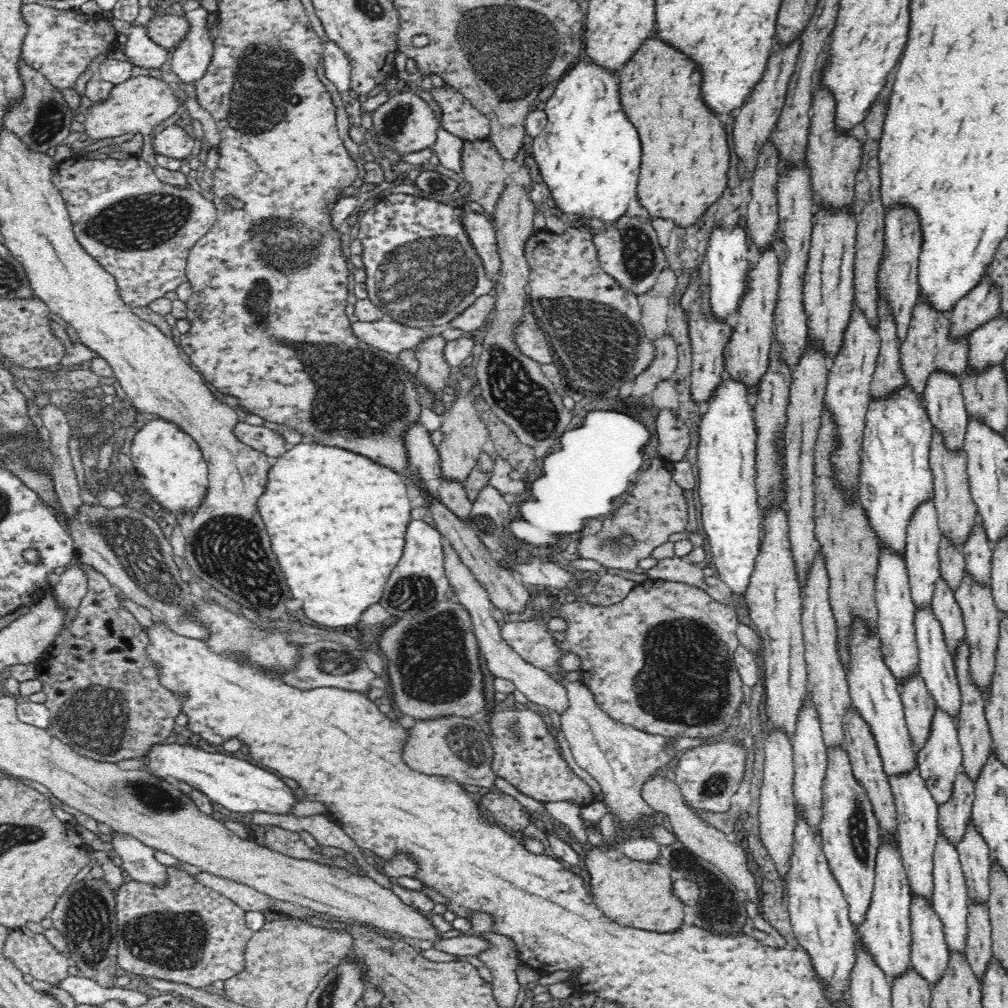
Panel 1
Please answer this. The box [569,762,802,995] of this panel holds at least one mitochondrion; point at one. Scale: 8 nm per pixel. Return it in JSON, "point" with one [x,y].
{"point":[721,913]}

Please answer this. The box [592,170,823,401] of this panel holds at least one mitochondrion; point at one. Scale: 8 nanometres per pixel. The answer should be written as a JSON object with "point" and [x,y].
{"point":[639,252]}

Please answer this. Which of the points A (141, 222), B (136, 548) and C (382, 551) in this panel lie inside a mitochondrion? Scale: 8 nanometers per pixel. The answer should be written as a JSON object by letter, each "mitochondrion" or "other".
{"A":"mitochondrion","B":"mitochondrion","C":"other"}

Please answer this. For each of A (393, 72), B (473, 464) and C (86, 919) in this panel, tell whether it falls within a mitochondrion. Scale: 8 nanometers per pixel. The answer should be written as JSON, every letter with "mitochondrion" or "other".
{"A":"other","B":"other","C":"mitochondrion"}

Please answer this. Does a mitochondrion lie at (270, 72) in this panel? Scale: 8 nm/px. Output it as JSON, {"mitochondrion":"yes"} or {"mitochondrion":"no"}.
{"mitochondrion":"yes"}

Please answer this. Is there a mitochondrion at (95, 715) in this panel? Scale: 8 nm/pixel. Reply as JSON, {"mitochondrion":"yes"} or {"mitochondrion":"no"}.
{"mitochondrion":"yes"}

